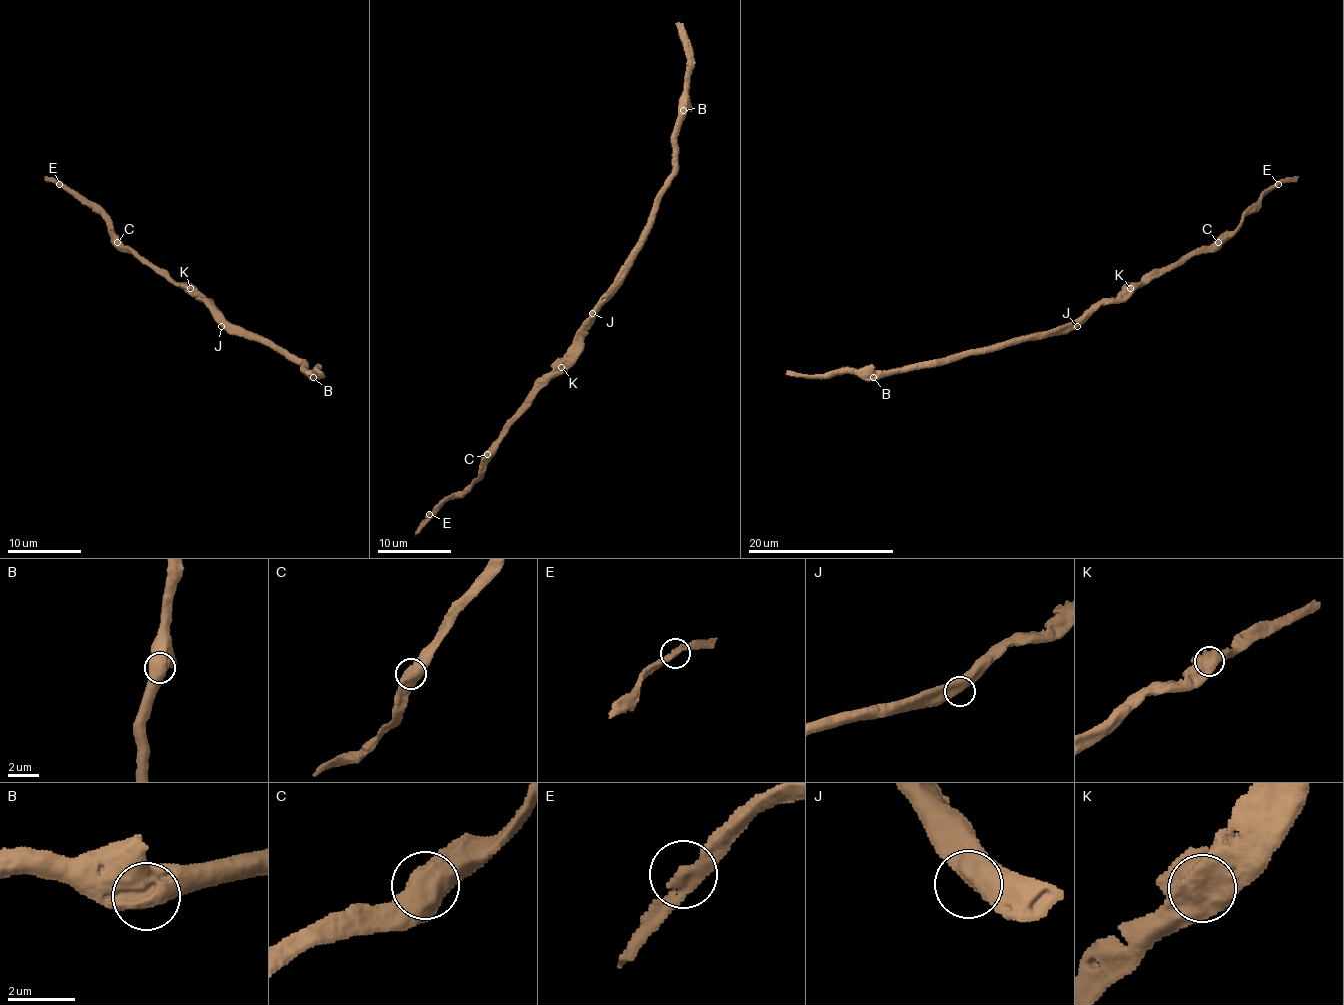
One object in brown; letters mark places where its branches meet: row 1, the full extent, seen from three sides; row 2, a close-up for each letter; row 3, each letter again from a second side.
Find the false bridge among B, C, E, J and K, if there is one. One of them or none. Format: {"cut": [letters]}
{"cut": []}

